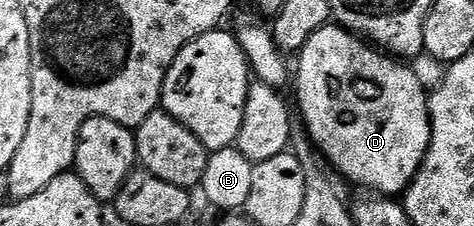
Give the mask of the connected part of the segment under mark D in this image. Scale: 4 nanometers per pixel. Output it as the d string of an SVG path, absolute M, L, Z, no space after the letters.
M327 23L315 31L312 39L308 39L308 43L300 50L298 59L298 69L296 65L298 105L302 108L302 117L306 120L307 127L310 128L310 133L308 132L309 140L314 142L323 158L331 166L334 164L344 176L355 181L356 184L367 185L370 188L367 190L377 191L382 195L405 194L407 187L412 183L412 179L420 171L420 167L424 163L426 152L430 146L430 102L428 100L428 91L420 83L420 79L416 79L413 68L409 64L403 63L401 60L379 51L373 44L367 43L361 36L355 35L351 30L345 27L339 27L334 23Z

